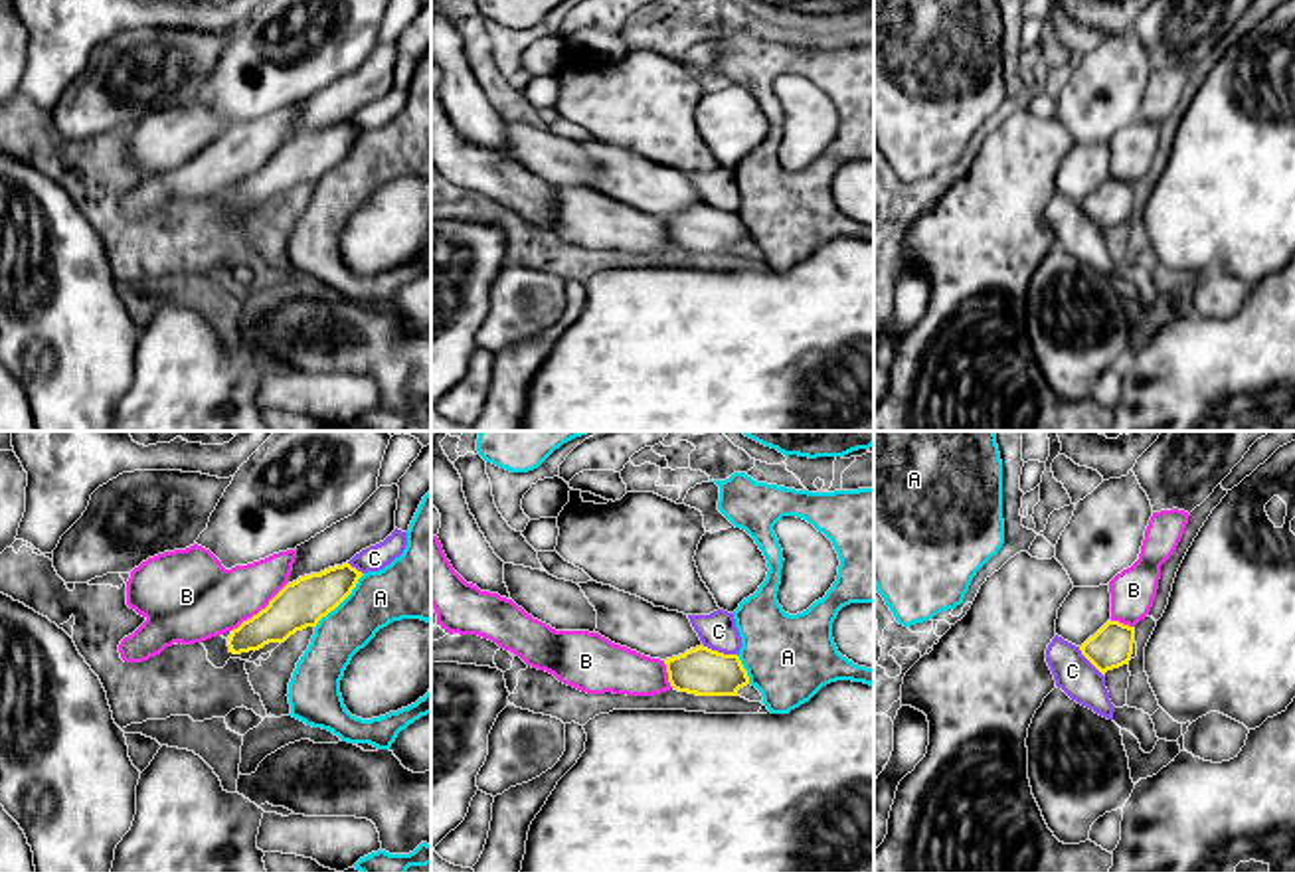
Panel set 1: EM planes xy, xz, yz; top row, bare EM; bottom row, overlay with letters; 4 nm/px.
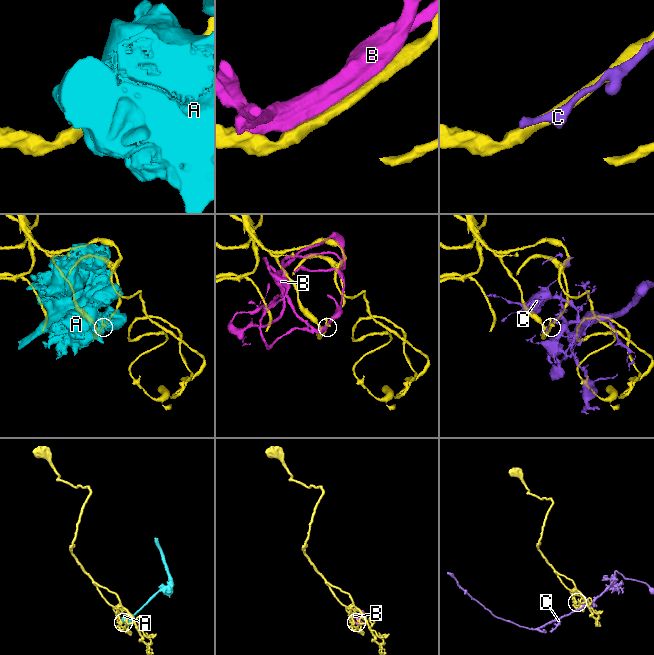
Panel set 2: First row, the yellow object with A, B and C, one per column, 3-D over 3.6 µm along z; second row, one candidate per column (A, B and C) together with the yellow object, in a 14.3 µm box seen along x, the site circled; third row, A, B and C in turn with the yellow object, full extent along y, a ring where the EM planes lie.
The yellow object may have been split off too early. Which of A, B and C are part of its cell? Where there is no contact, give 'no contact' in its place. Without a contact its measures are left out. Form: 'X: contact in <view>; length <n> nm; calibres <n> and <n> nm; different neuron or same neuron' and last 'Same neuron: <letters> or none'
A: contact in xy; length 300 nm; calibres 190 and 220 nm; different neuron
B: contact in xy; length 300 nm; calibres 190 and 320 nm; same neuron
C: contact in xz; length 150 nm; calibres 200 and 150 nm; different neuron
Same neuron: B

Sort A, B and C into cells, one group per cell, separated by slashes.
A / B / C

